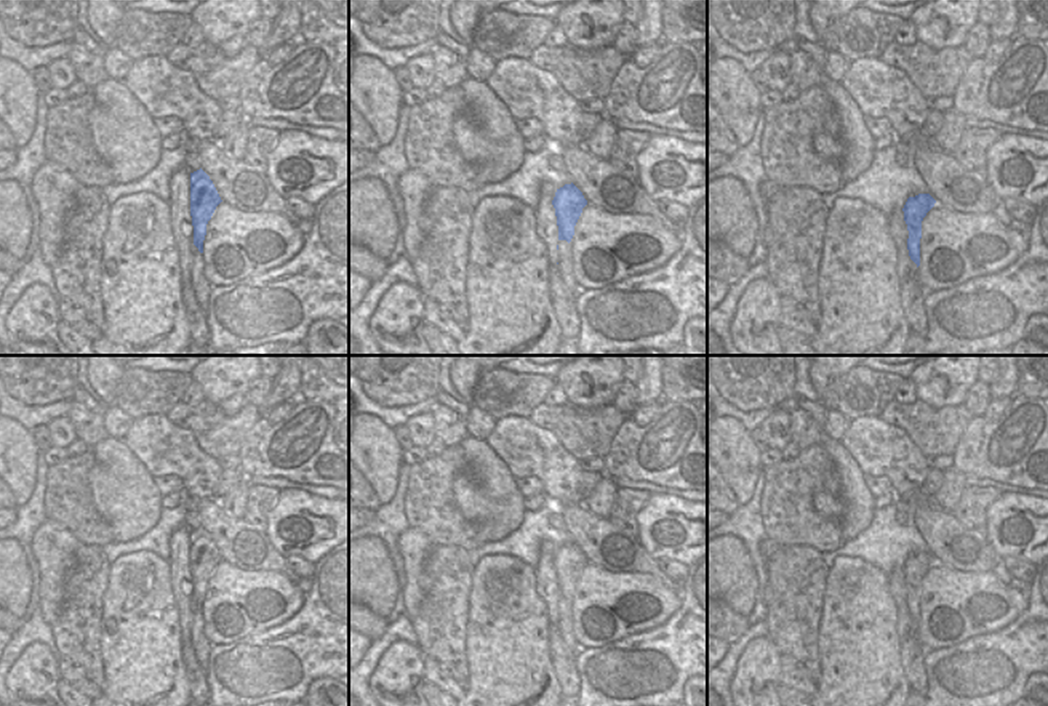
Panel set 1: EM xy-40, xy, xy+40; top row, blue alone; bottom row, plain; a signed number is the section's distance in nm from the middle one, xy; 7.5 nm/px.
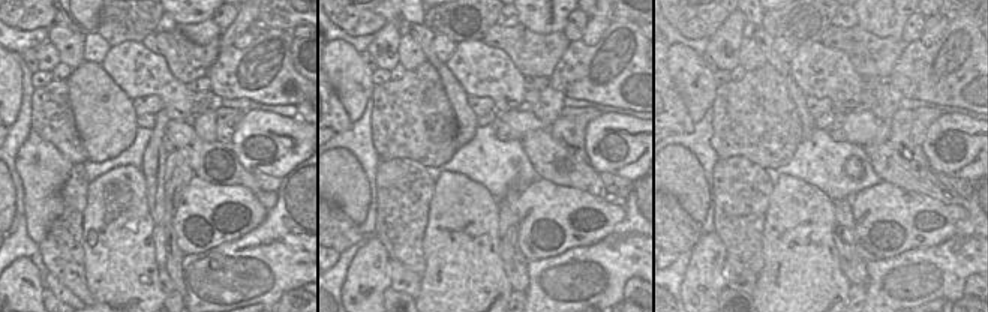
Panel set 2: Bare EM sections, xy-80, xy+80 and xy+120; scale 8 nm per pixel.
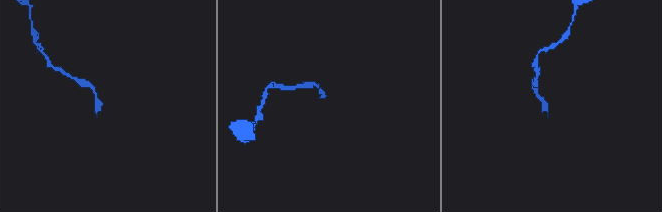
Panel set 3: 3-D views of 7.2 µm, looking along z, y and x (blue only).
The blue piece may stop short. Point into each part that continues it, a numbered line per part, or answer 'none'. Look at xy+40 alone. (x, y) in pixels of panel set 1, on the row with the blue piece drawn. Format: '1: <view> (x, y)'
none

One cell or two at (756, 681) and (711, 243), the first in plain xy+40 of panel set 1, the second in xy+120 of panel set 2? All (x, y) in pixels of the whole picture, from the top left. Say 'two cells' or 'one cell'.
one cell

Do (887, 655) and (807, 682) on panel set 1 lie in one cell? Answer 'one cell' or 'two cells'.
two cells

